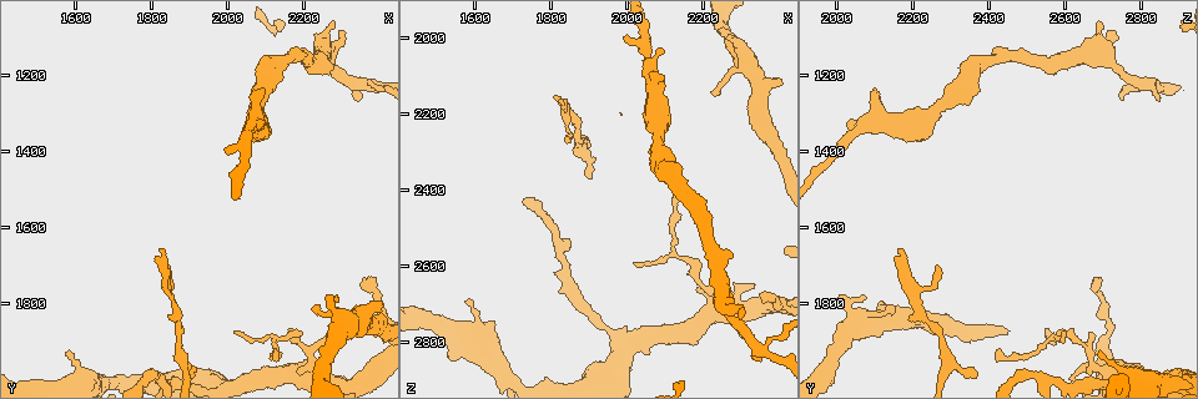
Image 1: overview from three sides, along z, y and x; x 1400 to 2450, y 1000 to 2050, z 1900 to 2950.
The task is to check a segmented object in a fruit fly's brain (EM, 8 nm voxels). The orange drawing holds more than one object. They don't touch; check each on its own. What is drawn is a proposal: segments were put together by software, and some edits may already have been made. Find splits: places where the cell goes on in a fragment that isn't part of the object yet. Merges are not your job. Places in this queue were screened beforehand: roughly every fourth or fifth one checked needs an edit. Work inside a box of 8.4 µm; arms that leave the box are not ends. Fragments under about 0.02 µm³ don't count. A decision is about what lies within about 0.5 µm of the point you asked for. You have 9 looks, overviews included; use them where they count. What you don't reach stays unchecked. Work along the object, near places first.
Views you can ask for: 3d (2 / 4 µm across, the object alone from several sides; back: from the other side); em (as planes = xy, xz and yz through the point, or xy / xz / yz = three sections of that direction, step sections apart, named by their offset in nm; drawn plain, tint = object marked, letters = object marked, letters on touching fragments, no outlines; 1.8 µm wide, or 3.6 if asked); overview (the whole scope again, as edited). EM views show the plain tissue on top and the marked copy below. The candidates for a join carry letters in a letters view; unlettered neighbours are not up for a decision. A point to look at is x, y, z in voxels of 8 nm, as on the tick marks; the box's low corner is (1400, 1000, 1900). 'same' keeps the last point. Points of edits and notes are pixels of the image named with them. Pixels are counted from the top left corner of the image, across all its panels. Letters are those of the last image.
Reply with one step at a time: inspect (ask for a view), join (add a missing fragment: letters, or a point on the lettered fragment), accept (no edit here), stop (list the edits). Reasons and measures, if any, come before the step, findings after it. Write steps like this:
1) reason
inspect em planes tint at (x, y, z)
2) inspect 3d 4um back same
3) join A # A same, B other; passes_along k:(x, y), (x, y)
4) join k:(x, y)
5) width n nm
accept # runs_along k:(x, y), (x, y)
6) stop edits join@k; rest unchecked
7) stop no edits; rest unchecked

an open end
inspect em xy step 16 letters at (2095, 1225, 2100)

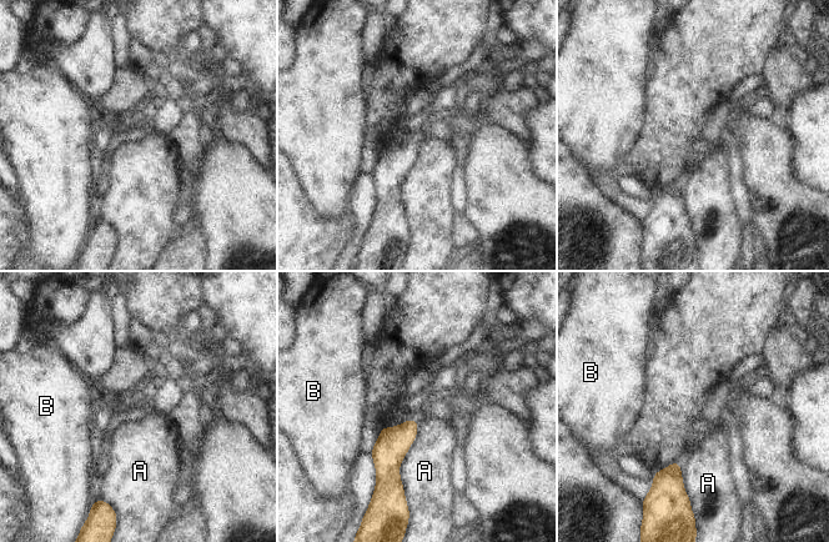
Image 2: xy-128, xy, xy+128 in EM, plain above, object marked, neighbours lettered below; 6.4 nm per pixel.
accept # A other, B other; border 2:(417, 420), (400, 465), (405, 497); none of them fits

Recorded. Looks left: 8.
branch stops here
inspect 3d 4um at (2125, 1920, 2420)

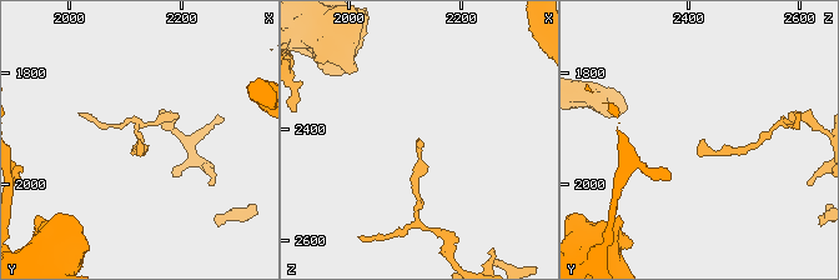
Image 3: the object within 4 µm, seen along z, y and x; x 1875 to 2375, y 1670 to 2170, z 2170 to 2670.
inspect em yz step 4 letters at (2130, 1920, 2430)

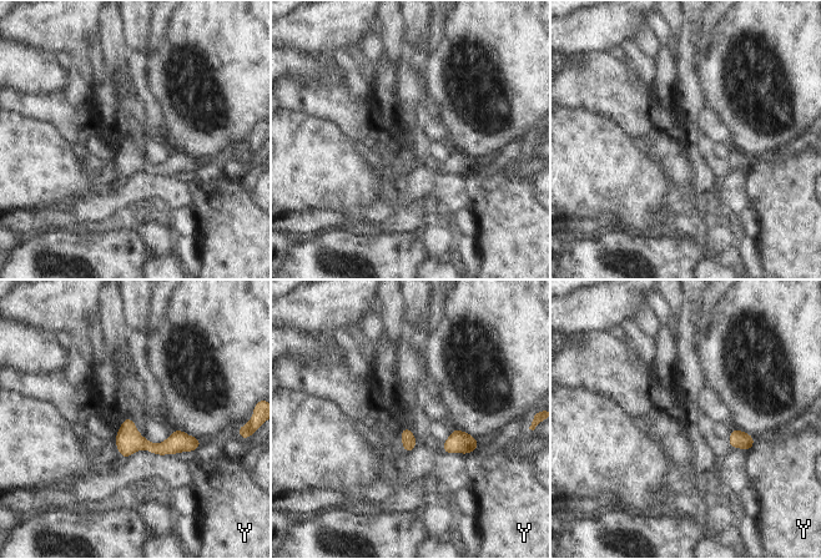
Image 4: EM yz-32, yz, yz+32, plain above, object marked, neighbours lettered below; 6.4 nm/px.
accept # Y other; runs_along 4:(119, 437), (150, 447), (196, 444); none of them fits

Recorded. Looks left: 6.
narrows sharply
inspect 3d 2um at (2190, 1905, 2645)

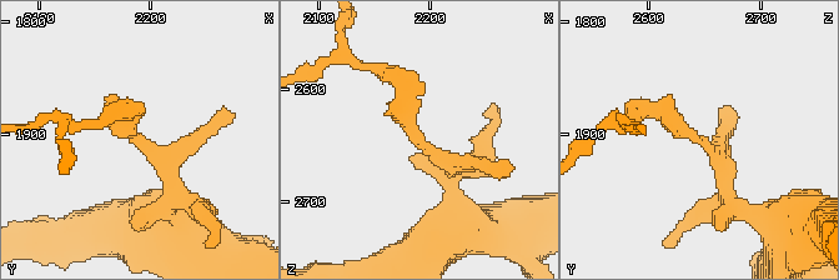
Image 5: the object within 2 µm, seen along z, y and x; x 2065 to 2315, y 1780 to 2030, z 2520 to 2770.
inspect em xy step 16 tint at (2190, 1902, 2640)

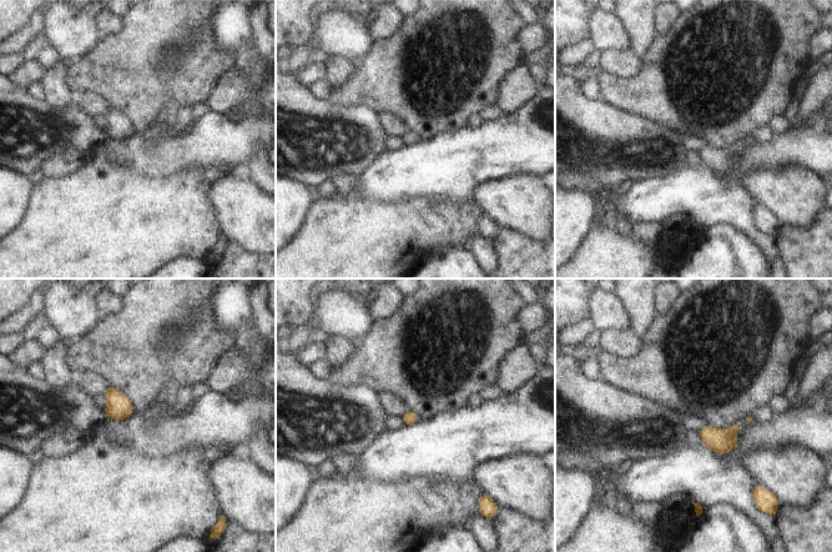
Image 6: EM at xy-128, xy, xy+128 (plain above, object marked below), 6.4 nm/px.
another direction
inspect em planes letters same

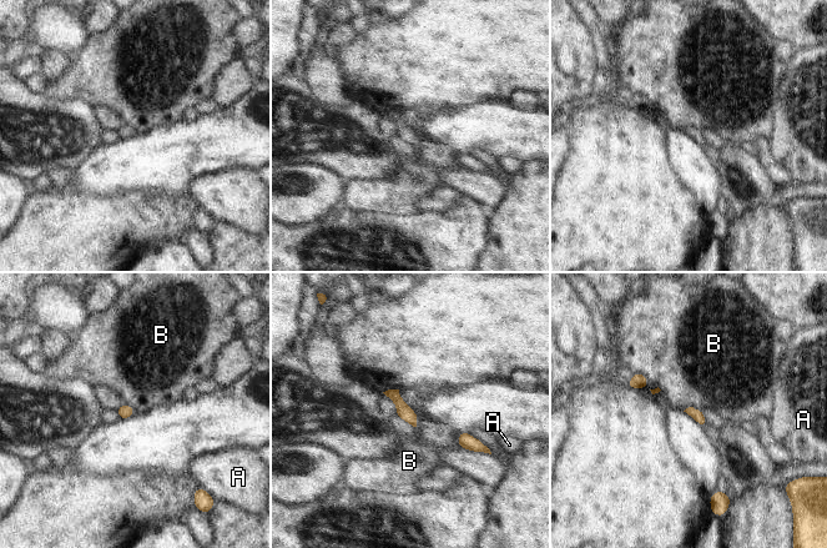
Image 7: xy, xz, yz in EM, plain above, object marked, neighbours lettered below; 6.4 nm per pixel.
accept # A other, B other; border 7:(414, 410), (415, 427); no lettered fragment goes on from it

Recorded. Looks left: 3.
tapers out
inspect 3d 4um at (1825, 1655, 2160)

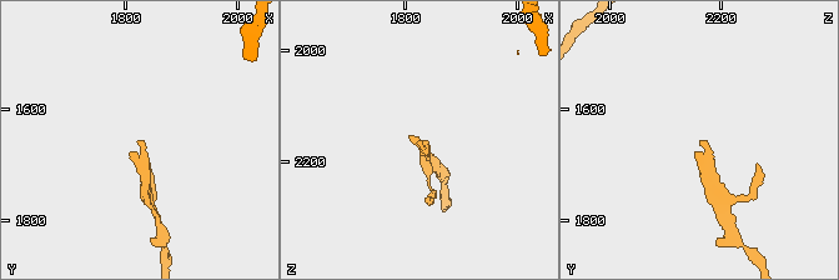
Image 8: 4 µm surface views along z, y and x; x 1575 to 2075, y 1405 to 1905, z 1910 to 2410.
inspect em yz step 16 letters at (1825, 1655, 2160)

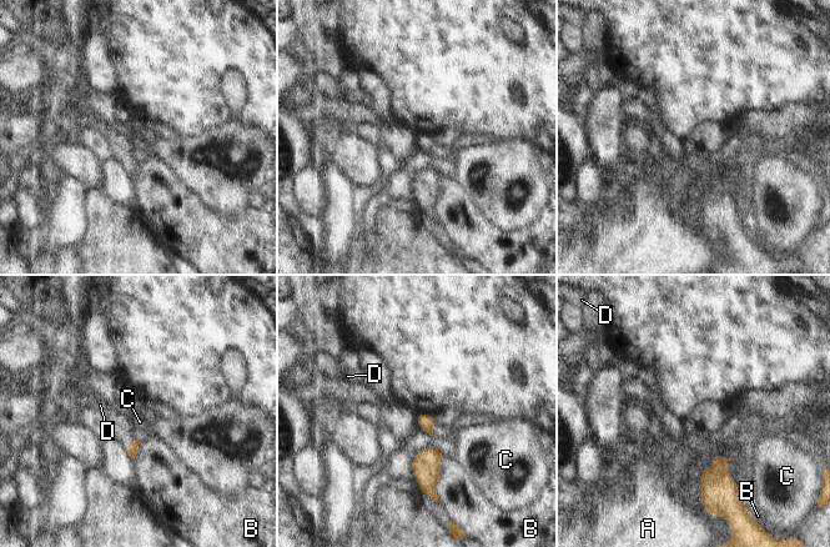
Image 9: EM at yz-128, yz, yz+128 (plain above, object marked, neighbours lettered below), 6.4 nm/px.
width 110 nm
join D # A other, B other, C other, D same; passes_along 9:(131, 448), (131, 443), (121, 428); it goes on there

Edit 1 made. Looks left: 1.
stop edits join@9; rest unchecked

